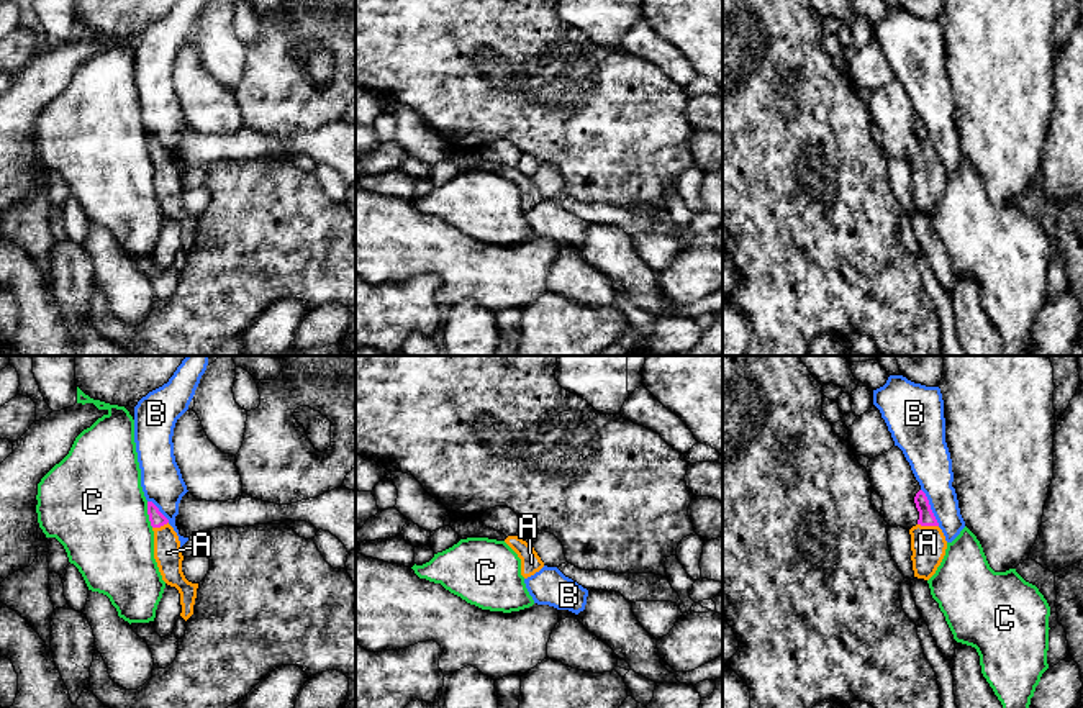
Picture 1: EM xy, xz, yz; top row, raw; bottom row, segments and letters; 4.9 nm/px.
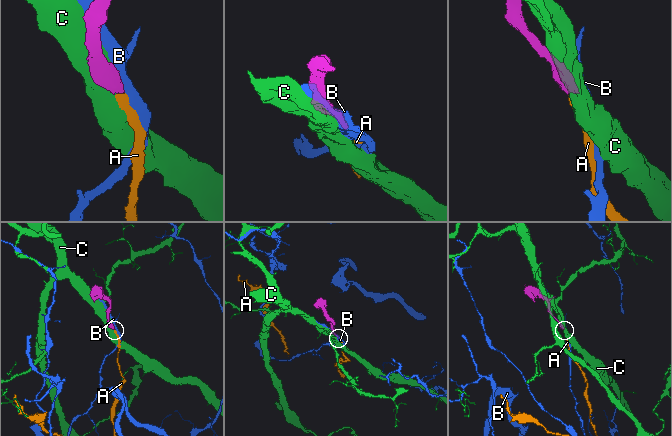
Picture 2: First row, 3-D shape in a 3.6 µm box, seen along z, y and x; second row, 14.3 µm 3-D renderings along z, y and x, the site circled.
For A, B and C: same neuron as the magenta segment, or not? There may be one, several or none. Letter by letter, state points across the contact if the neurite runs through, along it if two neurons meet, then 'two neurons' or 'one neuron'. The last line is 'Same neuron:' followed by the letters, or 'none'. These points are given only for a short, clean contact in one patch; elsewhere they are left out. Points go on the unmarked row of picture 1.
A: way yz (926, 149), (928, 158), (928, 176); one neuron
B: two neurons
C: two neurons
Same neuron: A

